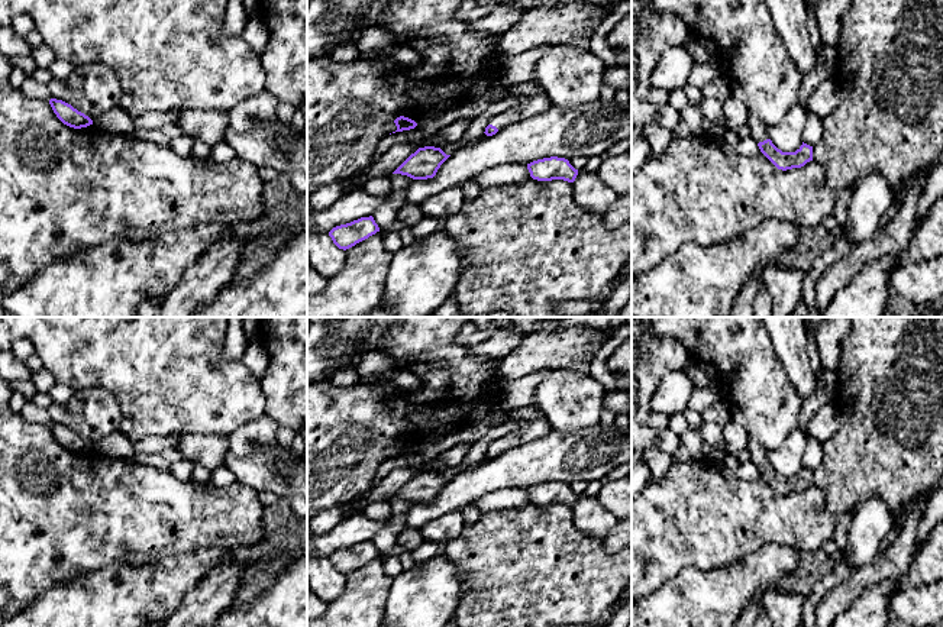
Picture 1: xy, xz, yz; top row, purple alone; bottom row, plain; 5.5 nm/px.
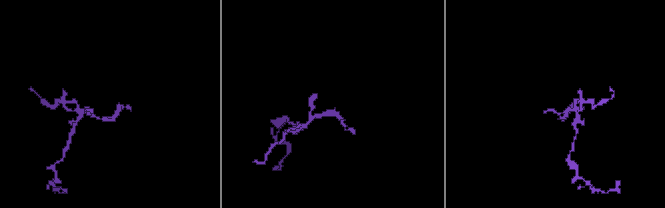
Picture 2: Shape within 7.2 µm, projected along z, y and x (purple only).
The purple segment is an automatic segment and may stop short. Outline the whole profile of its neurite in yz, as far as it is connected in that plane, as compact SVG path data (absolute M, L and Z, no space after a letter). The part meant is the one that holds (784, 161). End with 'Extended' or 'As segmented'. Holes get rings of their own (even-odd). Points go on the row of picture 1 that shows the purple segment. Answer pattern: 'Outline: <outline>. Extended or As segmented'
Outline: M749 113L746 126L750 136L758 142L760 152L778 169L787 171L792 168L801 168L807 162L813 161L813 146L804 142L795 152L782 152L778 149L768 138L766 127L758 116Z. Extended

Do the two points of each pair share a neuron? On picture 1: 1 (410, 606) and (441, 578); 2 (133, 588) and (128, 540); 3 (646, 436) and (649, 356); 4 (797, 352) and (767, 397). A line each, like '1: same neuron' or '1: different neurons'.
1: same neuron
2: different neurons
3: same neuron
4: different neurons

